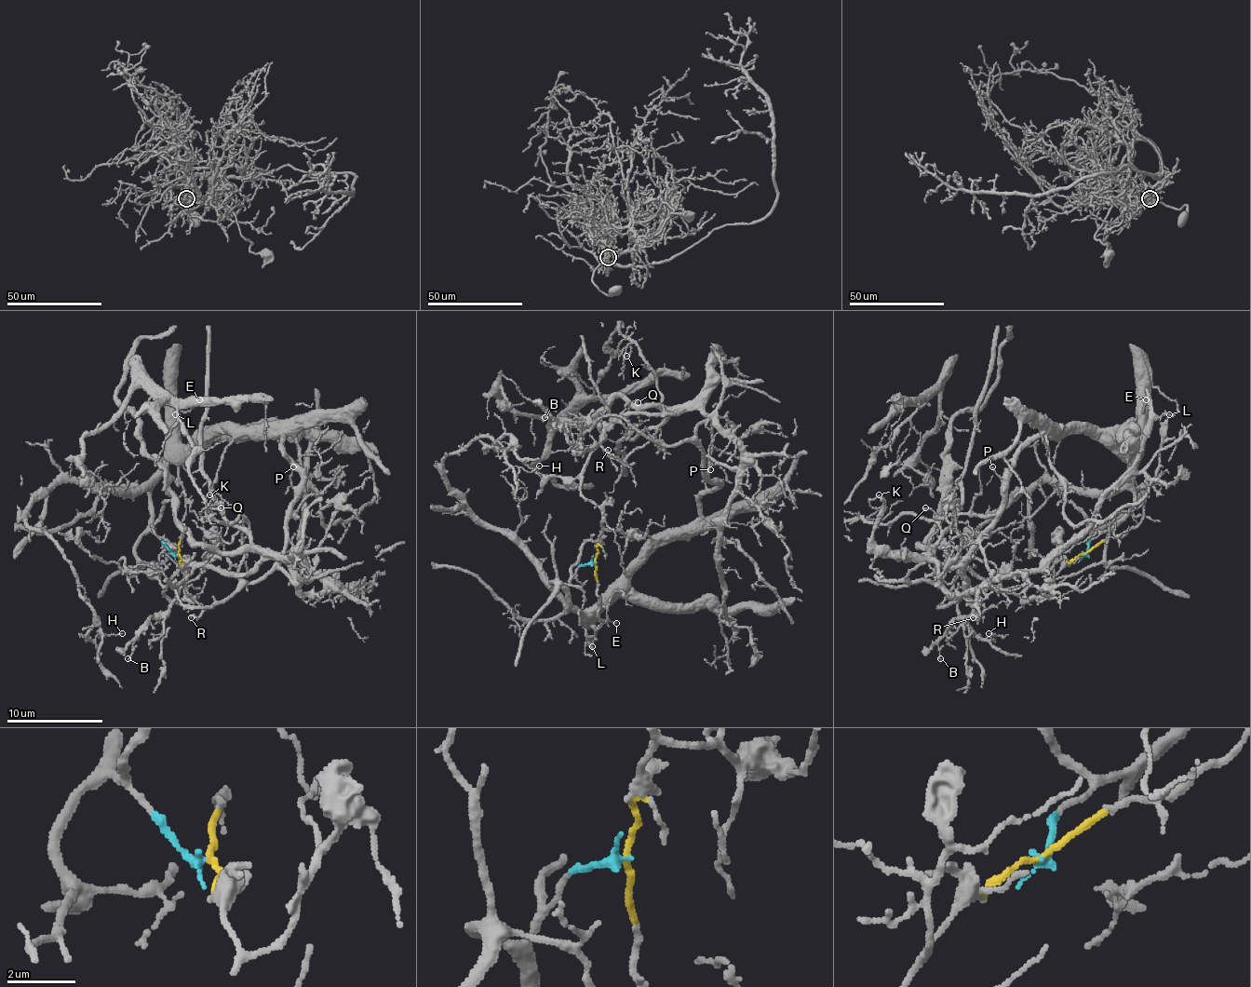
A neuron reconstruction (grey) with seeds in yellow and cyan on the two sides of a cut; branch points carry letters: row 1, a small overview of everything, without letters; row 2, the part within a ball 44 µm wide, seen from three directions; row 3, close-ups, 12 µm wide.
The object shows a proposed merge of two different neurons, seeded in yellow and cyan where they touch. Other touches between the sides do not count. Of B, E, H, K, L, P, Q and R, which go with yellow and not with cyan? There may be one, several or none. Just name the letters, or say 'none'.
B, K, L, Q, R

